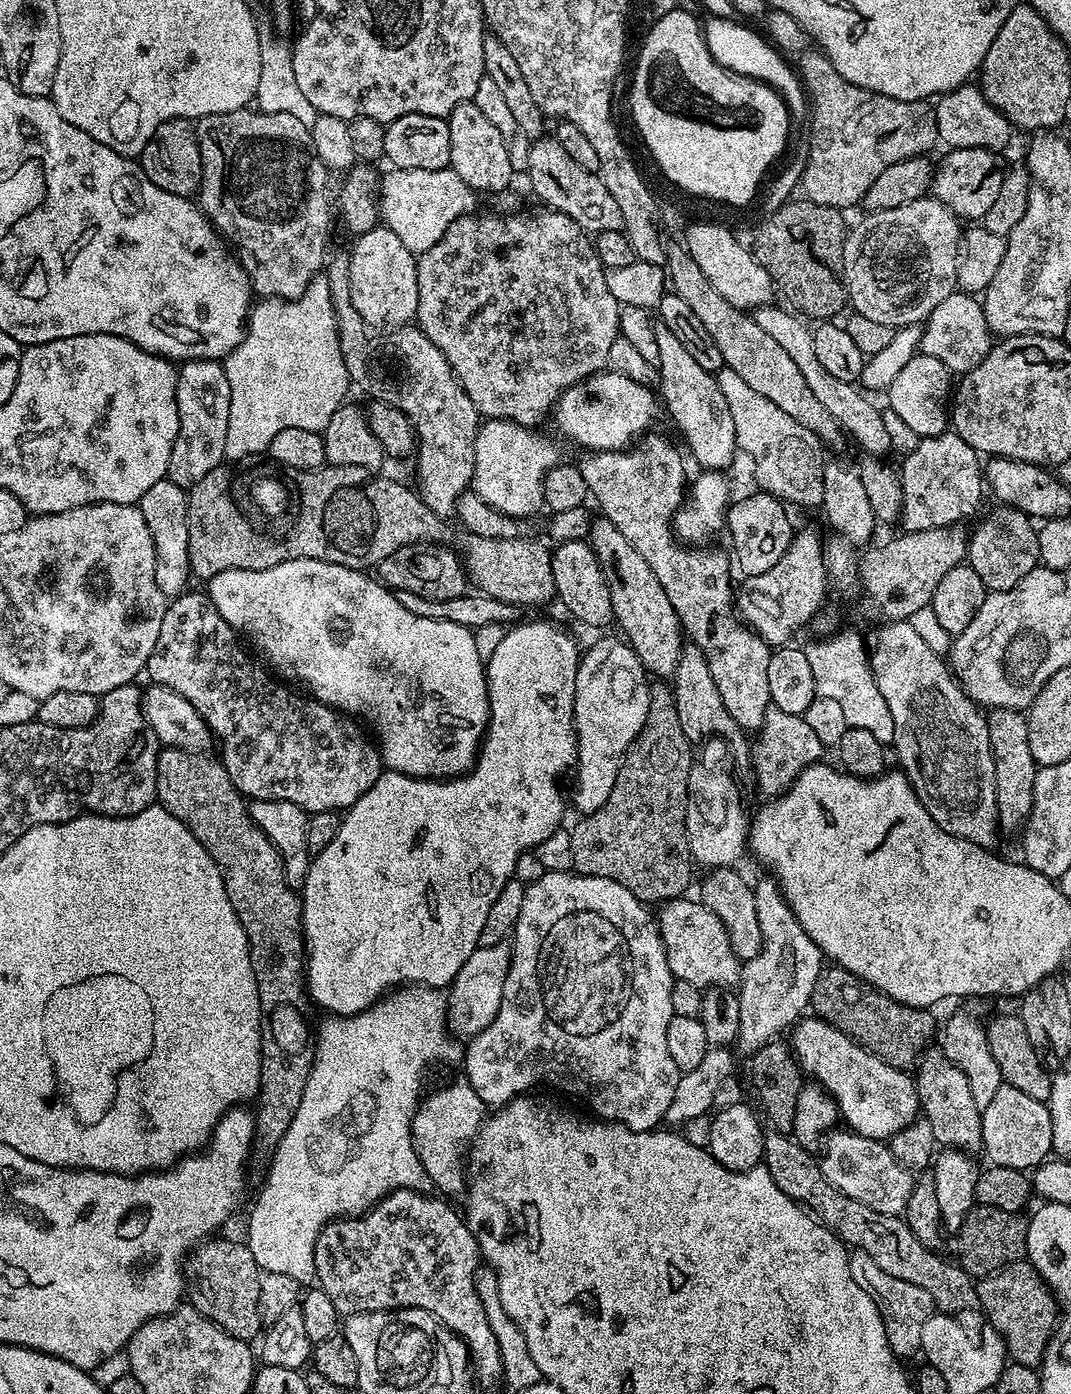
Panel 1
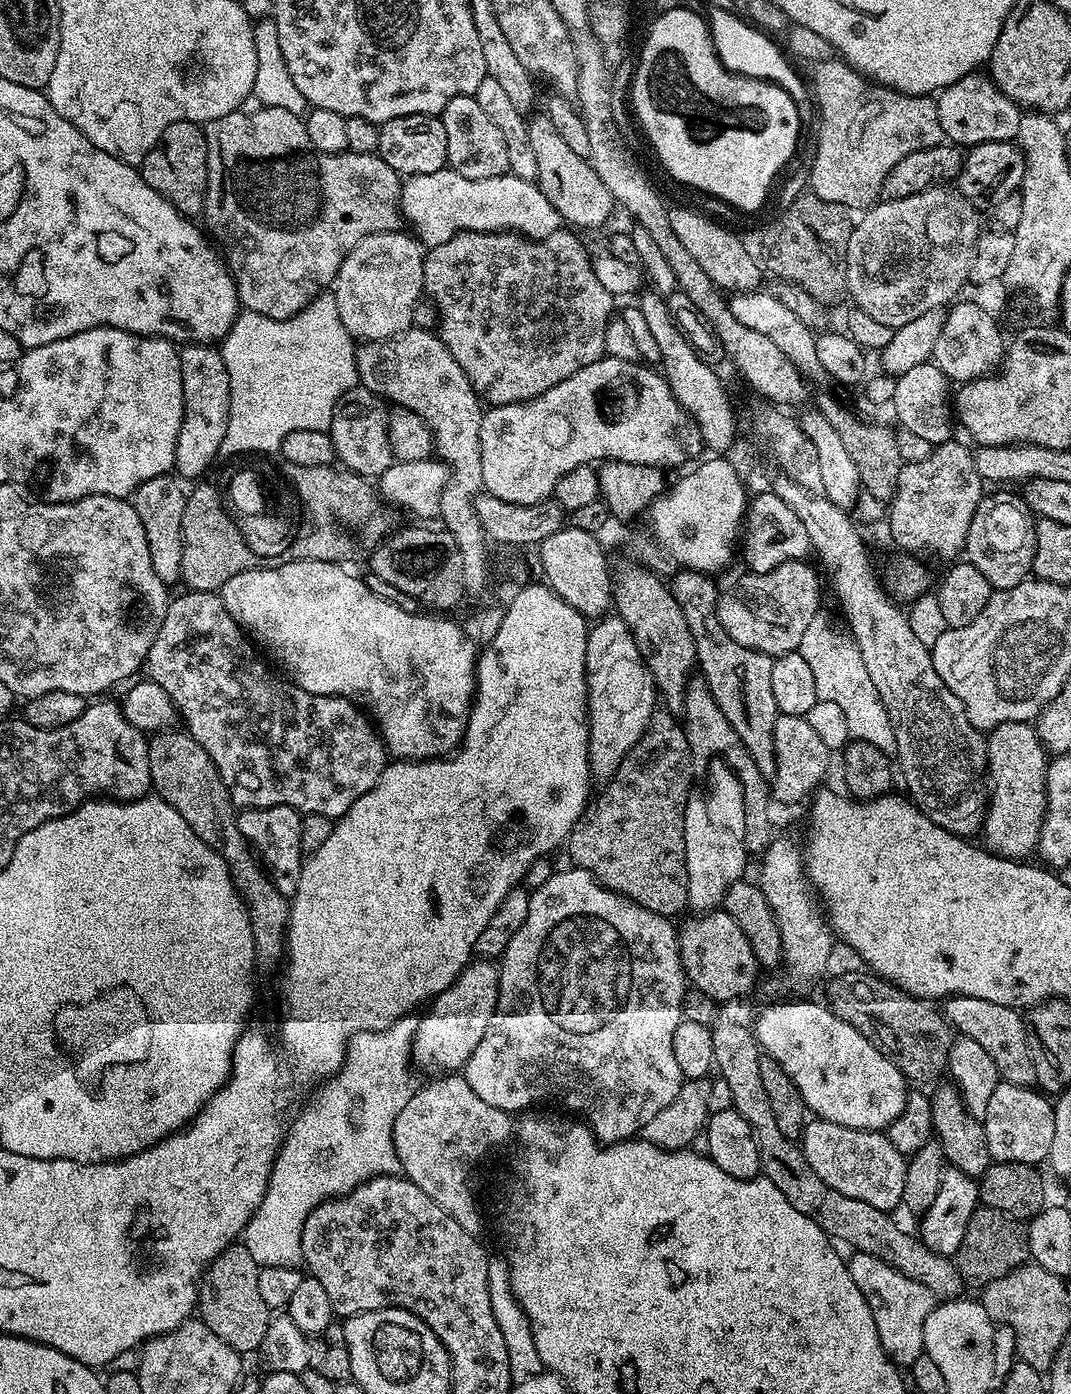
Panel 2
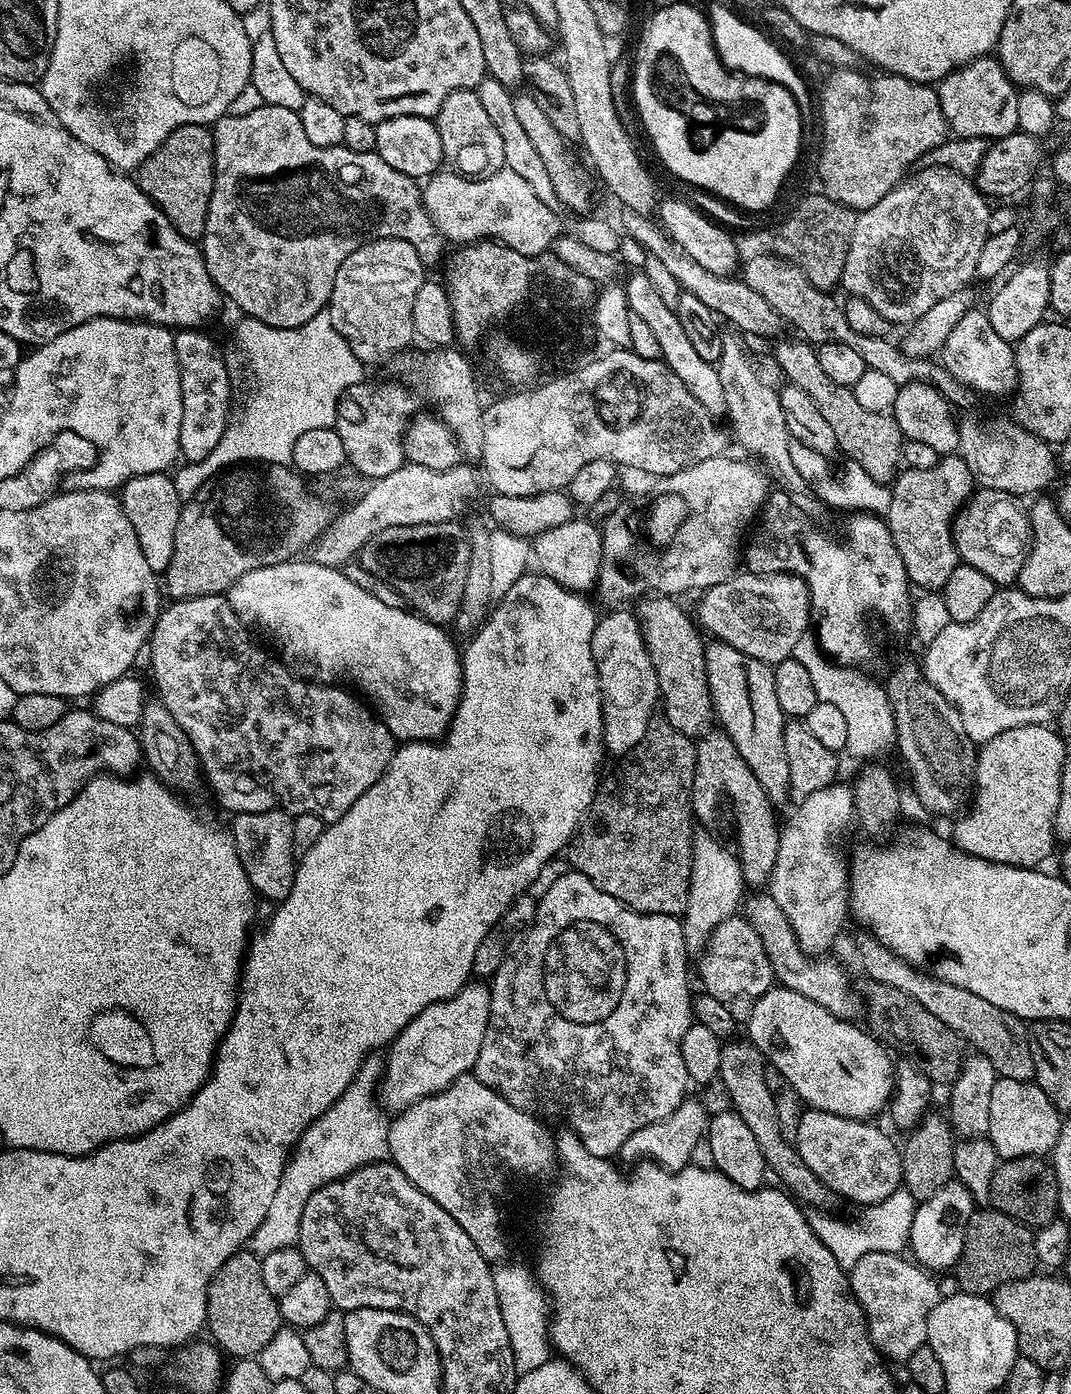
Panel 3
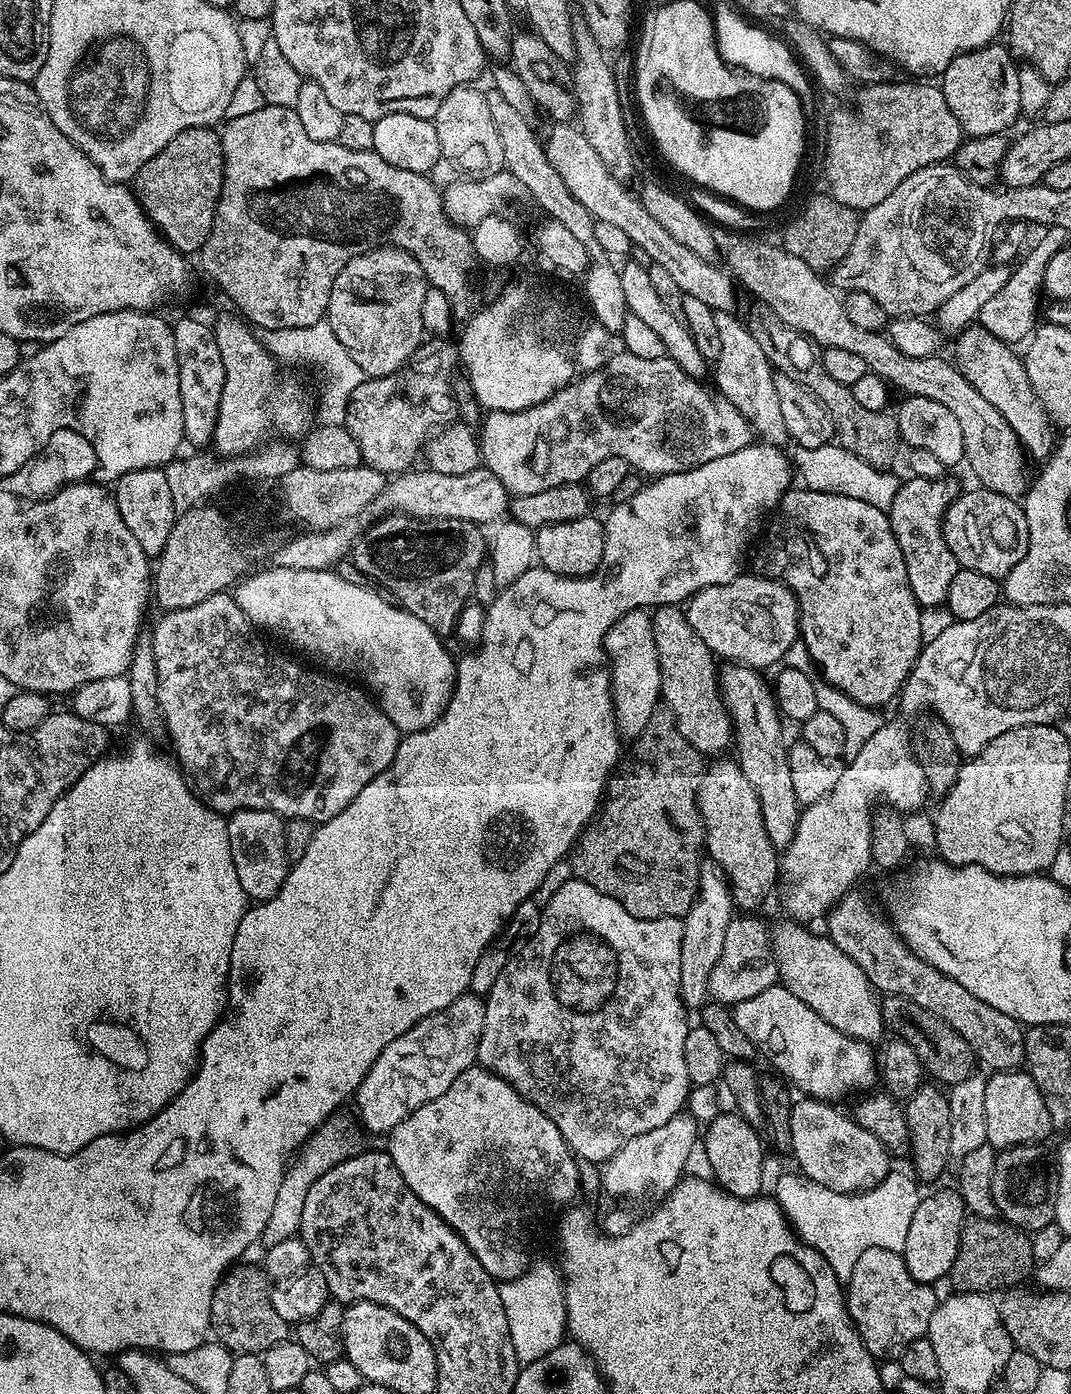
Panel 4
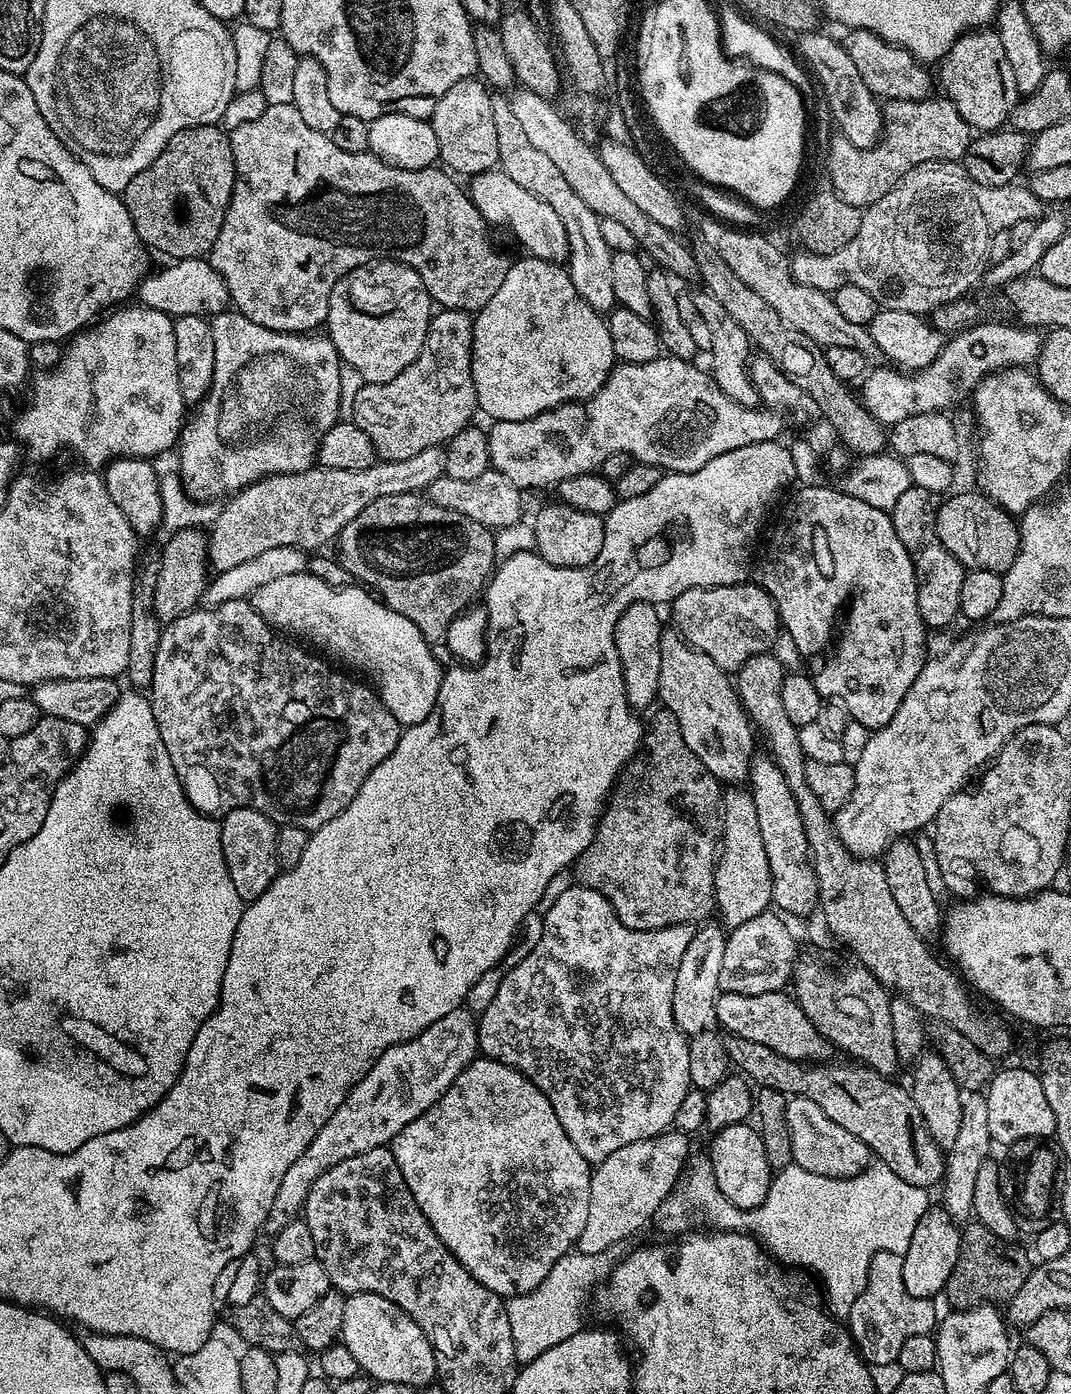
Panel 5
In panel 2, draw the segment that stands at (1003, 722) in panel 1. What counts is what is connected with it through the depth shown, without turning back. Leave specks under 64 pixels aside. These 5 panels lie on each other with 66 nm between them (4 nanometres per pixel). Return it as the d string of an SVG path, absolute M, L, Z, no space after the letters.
M1027 721L1004 722L989 729L987 739L988 807L982 829L983 847L1010 860L1028 858L1036 852L1046 810L1045 770L1049 757L1036 729Z

